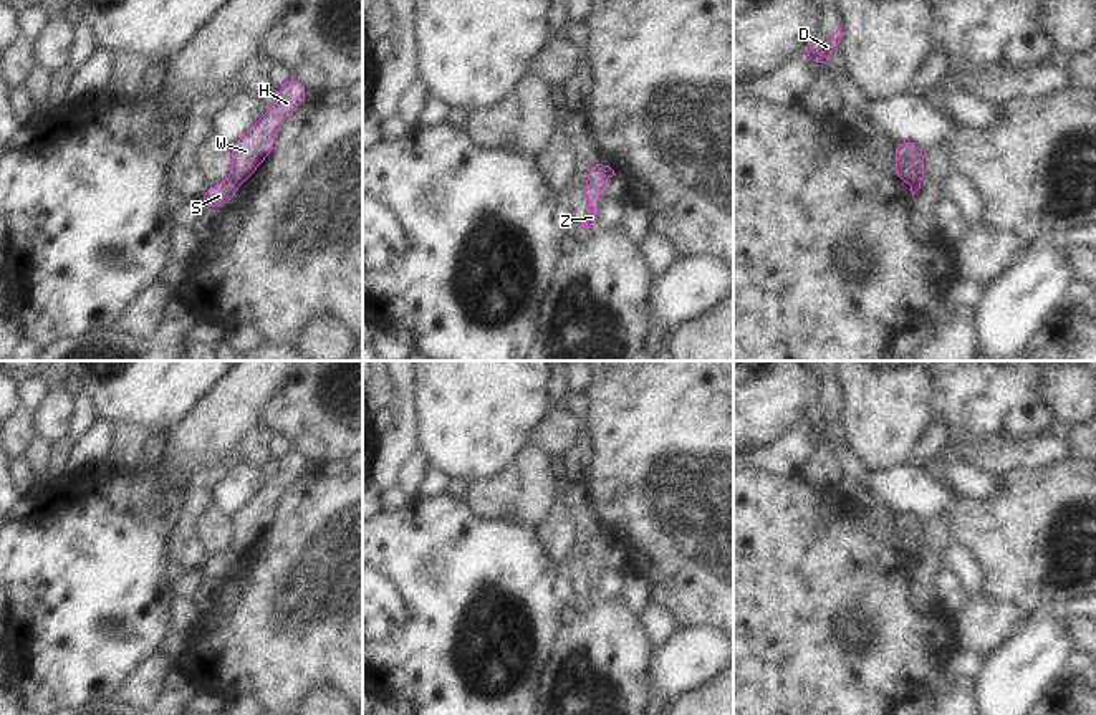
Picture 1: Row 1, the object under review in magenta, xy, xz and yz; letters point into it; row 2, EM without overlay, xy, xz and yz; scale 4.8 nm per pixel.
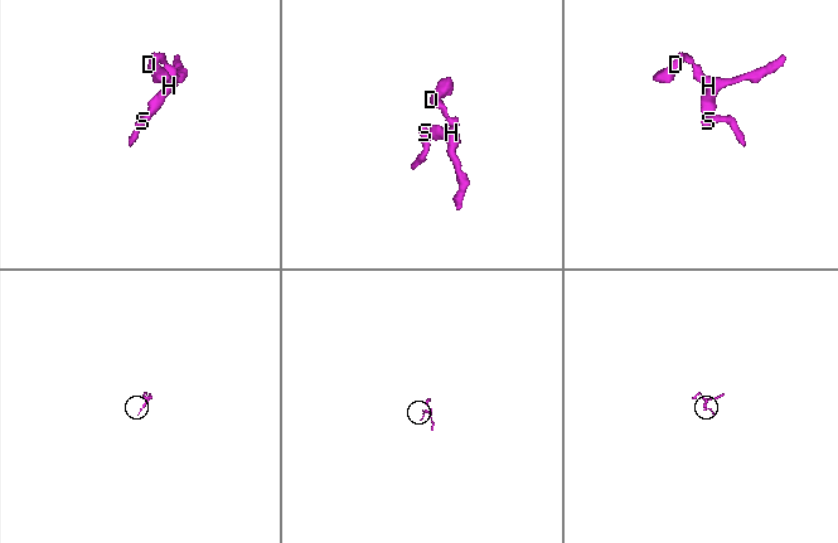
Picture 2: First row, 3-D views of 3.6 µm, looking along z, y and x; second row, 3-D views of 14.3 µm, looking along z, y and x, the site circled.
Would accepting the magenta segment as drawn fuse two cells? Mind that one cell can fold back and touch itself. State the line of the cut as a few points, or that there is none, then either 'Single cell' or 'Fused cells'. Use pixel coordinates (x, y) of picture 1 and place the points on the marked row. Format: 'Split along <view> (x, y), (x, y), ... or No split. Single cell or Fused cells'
Split along xy (230, 177), (239, 186). Fused cells.

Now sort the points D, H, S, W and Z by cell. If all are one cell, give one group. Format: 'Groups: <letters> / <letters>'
Groups: D H W / S Z

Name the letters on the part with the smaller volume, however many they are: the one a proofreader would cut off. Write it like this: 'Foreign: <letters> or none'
Foreign: S, Z

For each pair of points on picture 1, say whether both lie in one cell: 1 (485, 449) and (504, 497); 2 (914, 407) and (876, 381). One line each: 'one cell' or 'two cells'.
1: two cells
2: one cell

